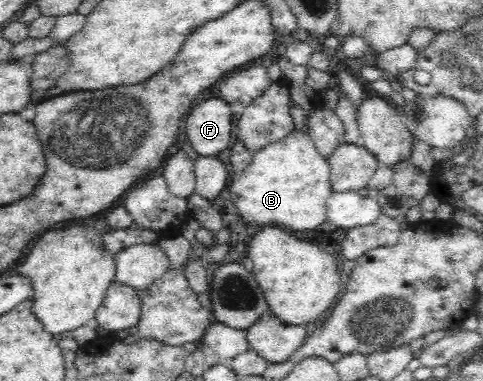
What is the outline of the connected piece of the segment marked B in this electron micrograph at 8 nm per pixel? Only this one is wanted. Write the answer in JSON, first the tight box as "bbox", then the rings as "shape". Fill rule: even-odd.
{"bbox":[229,128,334,232],"shape":[[[306,128],[260,147],[250,164],[238,176],[231,177],[229,185],[231,200],[246,222],[284,222],[274,226],[294,232],[324,228],[326,200],[334,192],[330,163],[309,139]]]}

